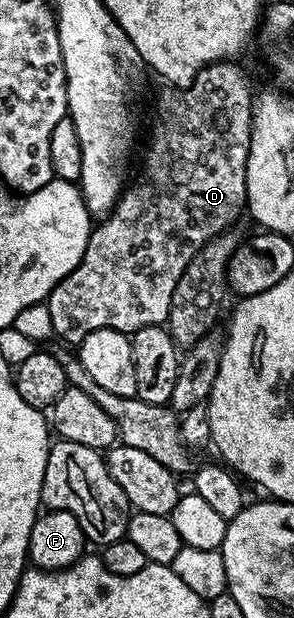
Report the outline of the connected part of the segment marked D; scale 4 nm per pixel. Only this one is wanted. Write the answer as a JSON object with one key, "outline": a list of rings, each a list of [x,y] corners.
{"outline":[[[220,62],[208,64],[196,74],[190,77],[186,86],[167,86],[164,92],[155,100],[155,121],[151,124],[151,137],[147,140],[147,149],[143,152],[143,169],[139,177],[132,179],[123,189],[123,195],[119,197],[115,208],[107,216],[102,217],[92,227],[91,237],[85,246],[85,254],[81,262],[62,280],[47,297],[45,303],[49,310],[49,318],[53,318],[53,333],[63,340],[68,340],[71,346],[77,346],[93,330],[112,328],[118,332],[133,334],[145,326],[154,324],[166,325],[170,314],[170,302],[173,299],[173,290],[181,279],[181,274],[189,265],[190,260],[207,242],[215,235],[230,229],[238,218],[239,211],[244,211],[247,202],[247,155],[251,149],[251,126],[253,123],[253,94],[251,96],[251,84],[247,76],[238,68],[235,62]]]}

